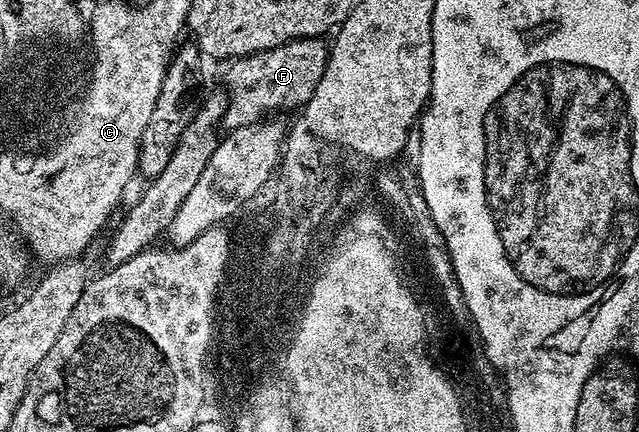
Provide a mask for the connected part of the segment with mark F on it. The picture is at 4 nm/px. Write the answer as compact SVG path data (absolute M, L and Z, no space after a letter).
M323 39L291 40L277 48L268 48L265 52L255 52L249 56L238 56L225 74L228 83L225 106L225 129L245 128L259 124L275 108L292 108L303 106L312 97L322 74L328 65L329 45Z

